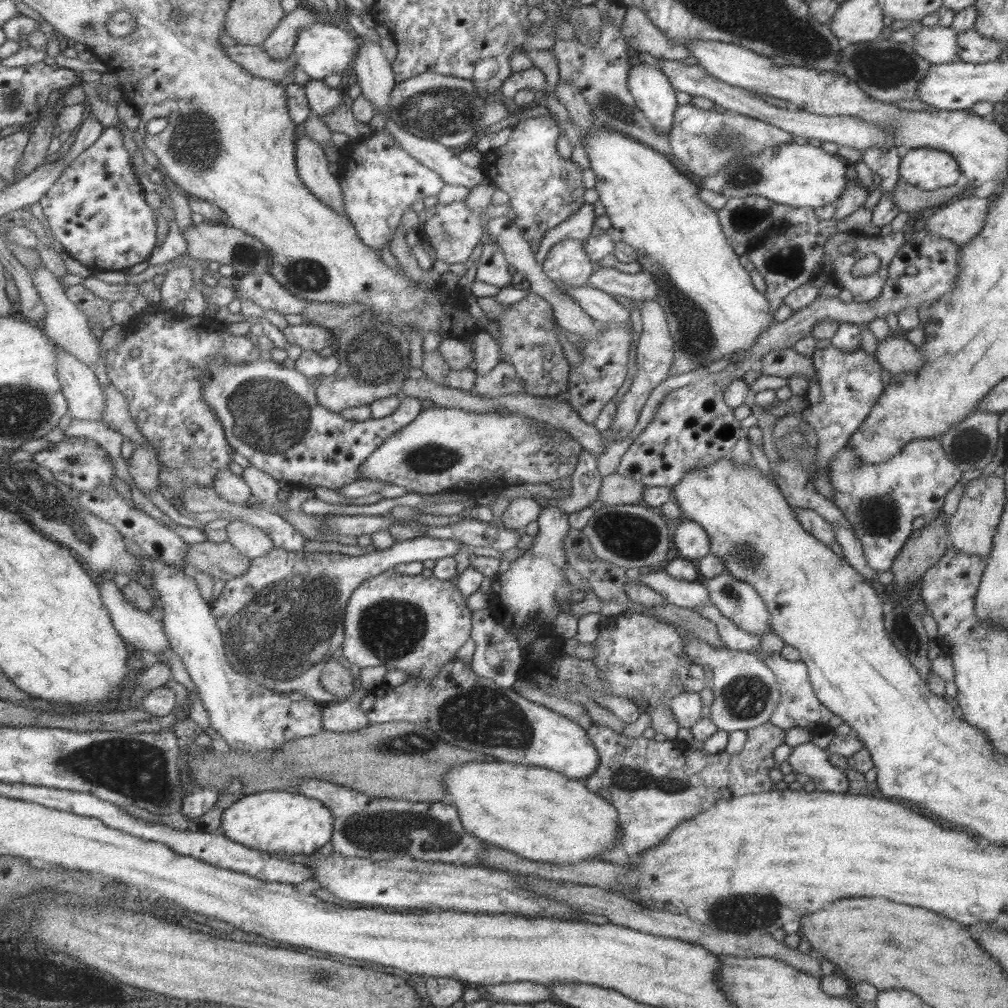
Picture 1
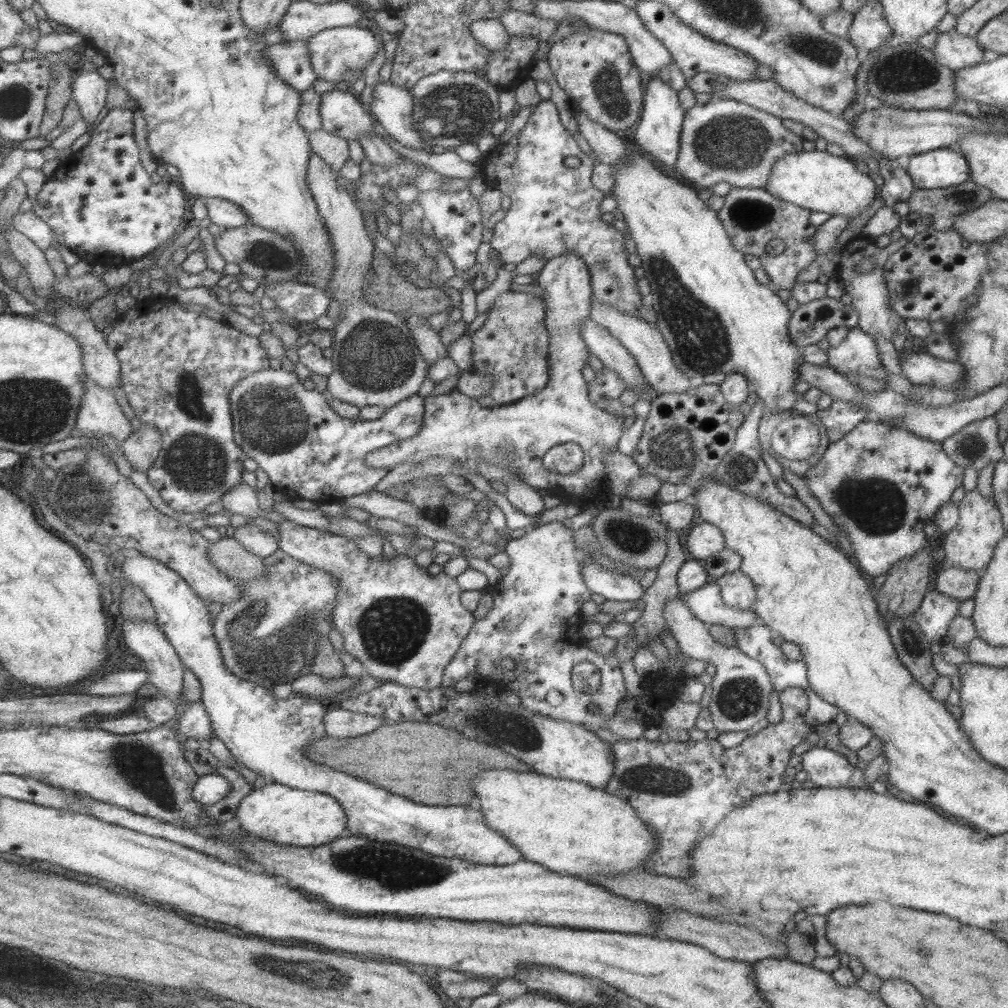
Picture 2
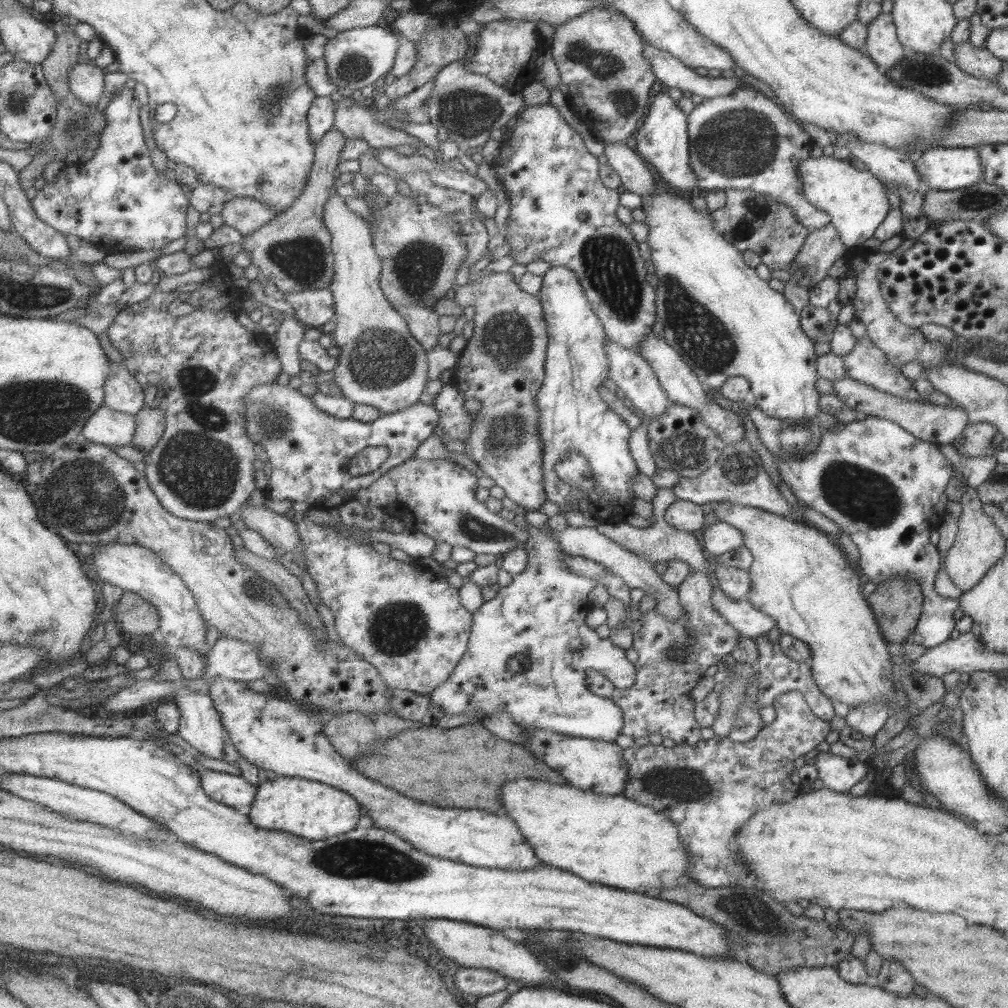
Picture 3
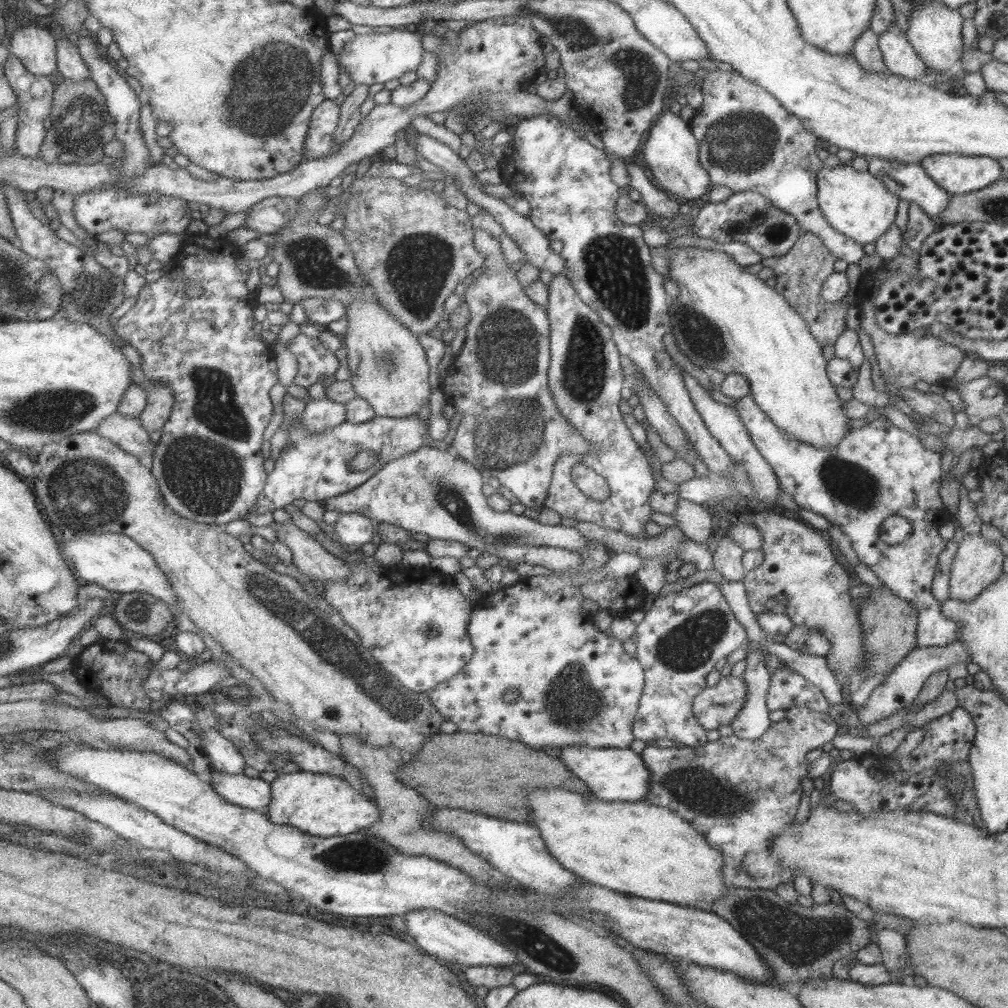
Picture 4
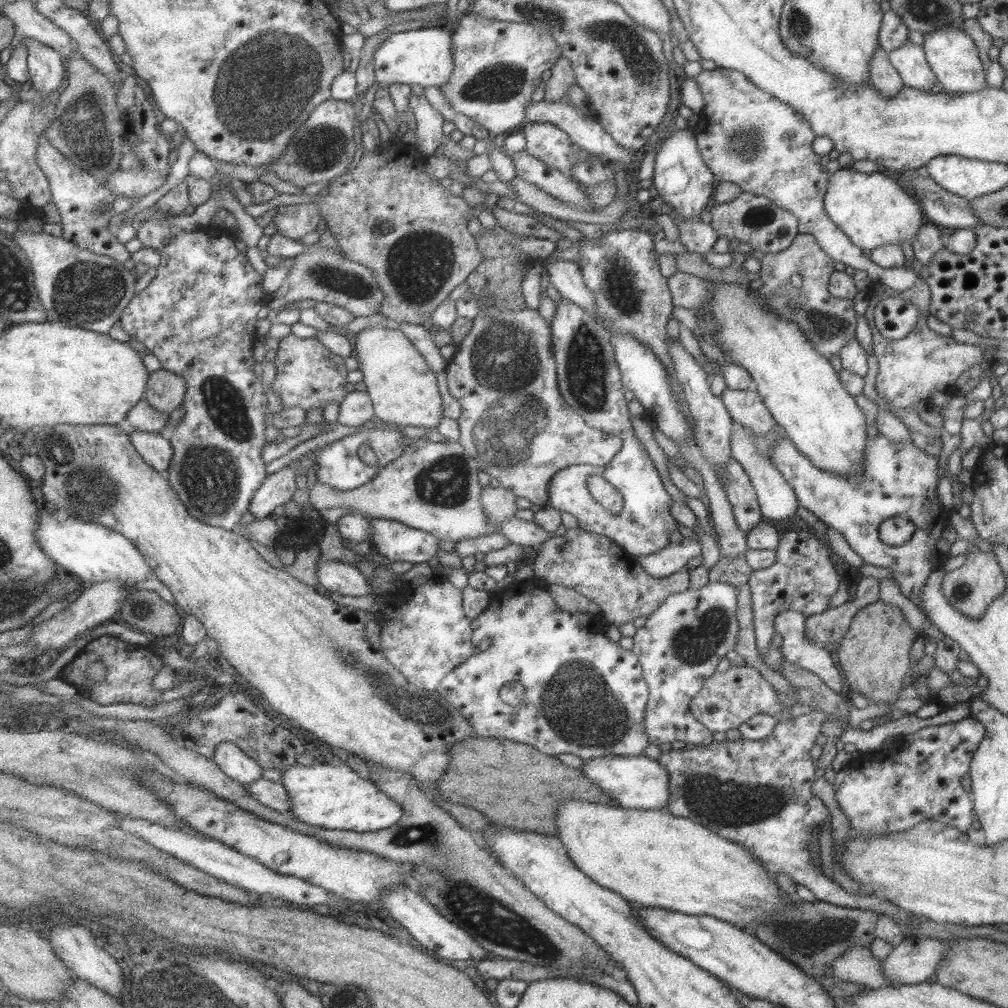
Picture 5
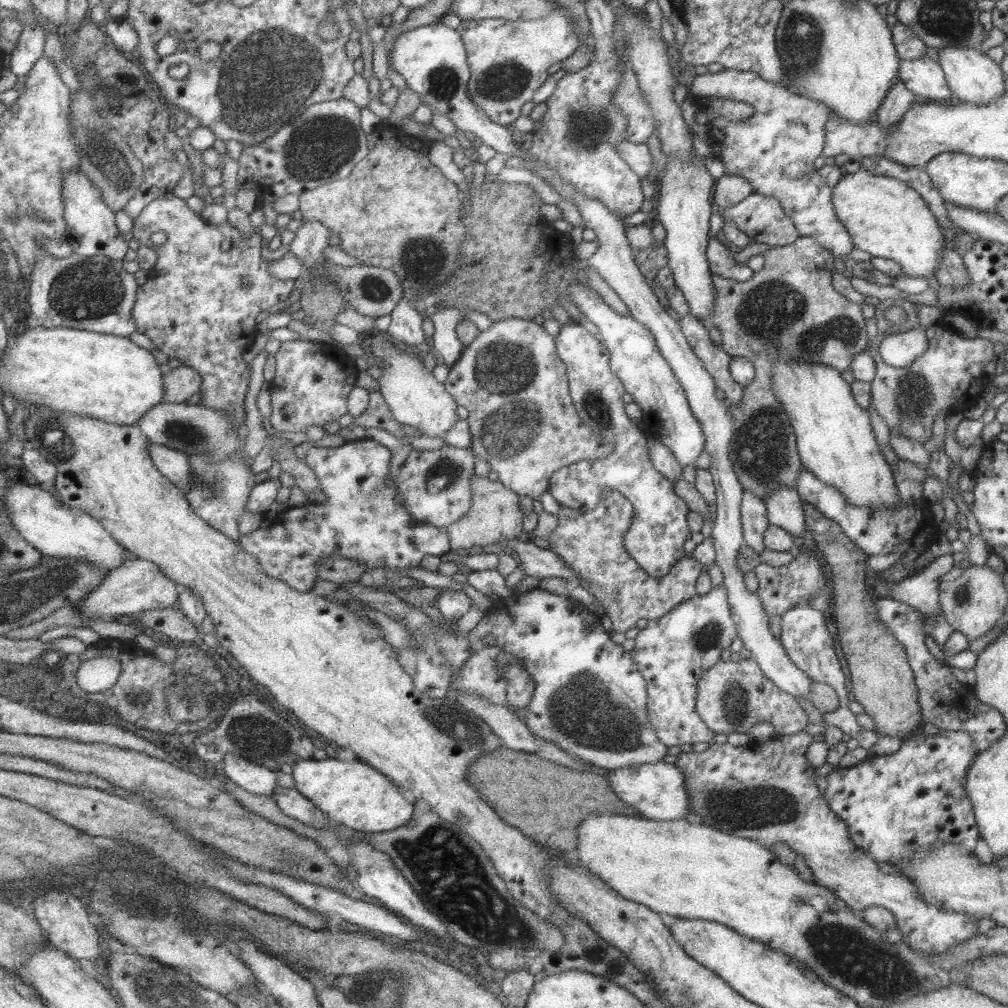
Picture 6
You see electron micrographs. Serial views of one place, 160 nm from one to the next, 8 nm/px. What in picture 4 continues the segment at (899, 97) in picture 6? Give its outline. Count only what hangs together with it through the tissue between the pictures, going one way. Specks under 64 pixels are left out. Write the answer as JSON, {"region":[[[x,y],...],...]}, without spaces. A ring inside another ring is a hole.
{"region":[[[865,29],[853,42],[850,54],[864,71],[890,73],[882,61],[881,51],[877,46],[877,35],[871,29]]]}

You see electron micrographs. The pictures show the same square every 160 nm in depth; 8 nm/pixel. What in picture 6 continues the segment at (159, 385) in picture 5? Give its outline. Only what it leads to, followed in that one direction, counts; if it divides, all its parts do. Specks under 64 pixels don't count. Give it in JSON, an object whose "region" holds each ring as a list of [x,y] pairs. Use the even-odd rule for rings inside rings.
{"region":[[[190,366],[173,368],[163,374],[164,402],[186,402],[200,392],[203,379],[200,374]]]}

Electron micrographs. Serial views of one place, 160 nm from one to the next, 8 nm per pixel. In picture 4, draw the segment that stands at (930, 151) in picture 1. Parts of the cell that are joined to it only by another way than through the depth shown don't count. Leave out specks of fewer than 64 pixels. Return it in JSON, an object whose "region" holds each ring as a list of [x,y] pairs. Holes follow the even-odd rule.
{"region":[[[934,154],[923,157],[919,163],[927,176],[949,195],[967,194],[985,188],[998,179],[1000,171],[999,163],[988,156]]]}

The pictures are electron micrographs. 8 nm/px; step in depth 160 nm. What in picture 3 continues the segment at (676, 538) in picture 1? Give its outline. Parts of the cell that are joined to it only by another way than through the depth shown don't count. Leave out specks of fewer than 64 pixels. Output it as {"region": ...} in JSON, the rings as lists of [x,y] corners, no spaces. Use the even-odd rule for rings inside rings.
{"region":[[[719,521],[705,526],[699,531],[698,537],[702,549],[715,557],[726,550],[742,545],[739,530]]]}

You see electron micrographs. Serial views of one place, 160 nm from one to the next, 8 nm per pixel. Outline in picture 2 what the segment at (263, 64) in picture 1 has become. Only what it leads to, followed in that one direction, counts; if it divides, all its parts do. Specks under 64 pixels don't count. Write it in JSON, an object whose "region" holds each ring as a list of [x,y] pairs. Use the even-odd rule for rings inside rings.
{"region":[[[309,40],[285,41],[269,45],[265,50],[266,58],[274,65],[274,72],[301,92],[311,89],[313,82],[319,78],[308,46]]]}

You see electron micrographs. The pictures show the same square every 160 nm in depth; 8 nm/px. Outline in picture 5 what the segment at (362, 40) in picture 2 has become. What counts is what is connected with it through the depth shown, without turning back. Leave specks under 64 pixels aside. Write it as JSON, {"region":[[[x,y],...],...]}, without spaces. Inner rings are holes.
{"region":[[[445,24],[393,33],[374,52],[376,82],[441,88],[454,71],[454,28]]]}

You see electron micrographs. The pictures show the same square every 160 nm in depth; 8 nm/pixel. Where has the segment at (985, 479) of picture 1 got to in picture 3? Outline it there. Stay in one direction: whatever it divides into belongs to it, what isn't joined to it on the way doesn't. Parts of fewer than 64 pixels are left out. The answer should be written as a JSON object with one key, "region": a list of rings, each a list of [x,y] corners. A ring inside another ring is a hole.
{"region":[[[967,487],[959,498],[961,512],[958,516],[958,531],[951,548],[942,558],[942,567],[959,590],[966,591],[973,588],[989,567],[1005,554],[1005,538],[981,509],[982,502],[975,488]]]}

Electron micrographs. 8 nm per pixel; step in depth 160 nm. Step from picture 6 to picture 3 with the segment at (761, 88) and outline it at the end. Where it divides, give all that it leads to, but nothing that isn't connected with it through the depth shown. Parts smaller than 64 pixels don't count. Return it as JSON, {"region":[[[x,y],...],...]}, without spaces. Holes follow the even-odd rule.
{"region":[[[748,85],[736,88],[727,96],[702,99],[686,116],[686,121],[689,166],[698,189],[737,188],[750,191],[752,195],[767,195],[791,208],[796,220],[811,231],[830,223],[825,212],[805,201],[796,175],[797,163],[809,158],[814,145],[811,137],[761,91]]]}

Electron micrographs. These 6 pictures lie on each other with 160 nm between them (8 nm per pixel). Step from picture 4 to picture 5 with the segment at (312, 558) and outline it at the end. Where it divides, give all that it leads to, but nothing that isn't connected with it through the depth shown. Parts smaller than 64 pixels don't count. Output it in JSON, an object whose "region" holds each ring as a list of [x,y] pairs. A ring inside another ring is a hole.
{"region":[[[334,559],[317,560],[318,582],[327,590],[342,595],[367,596],[374,594],[365,572],[355,565],[335,562]]]}

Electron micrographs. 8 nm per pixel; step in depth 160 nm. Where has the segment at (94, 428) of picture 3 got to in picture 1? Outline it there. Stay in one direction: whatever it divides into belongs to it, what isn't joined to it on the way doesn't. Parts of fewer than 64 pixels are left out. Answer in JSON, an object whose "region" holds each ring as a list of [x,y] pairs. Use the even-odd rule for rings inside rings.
{"region":[[[63,347],[55,349],[55,367],[61,392],[69,404],[70,417],[79,420],[102,419],[106,411],[106,396],[94,368]]]}

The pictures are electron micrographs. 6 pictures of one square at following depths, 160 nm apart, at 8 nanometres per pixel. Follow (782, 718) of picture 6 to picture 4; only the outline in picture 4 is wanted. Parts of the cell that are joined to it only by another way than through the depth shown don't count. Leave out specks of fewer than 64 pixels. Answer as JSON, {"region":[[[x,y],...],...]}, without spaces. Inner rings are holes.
{"region":[[[731,675],[721,677],[715,686],[705,686],[692,701],[694,717],[705,731],[715,730],[721,725],[731,724],[743,708],[747,686],[743,678]]]}

